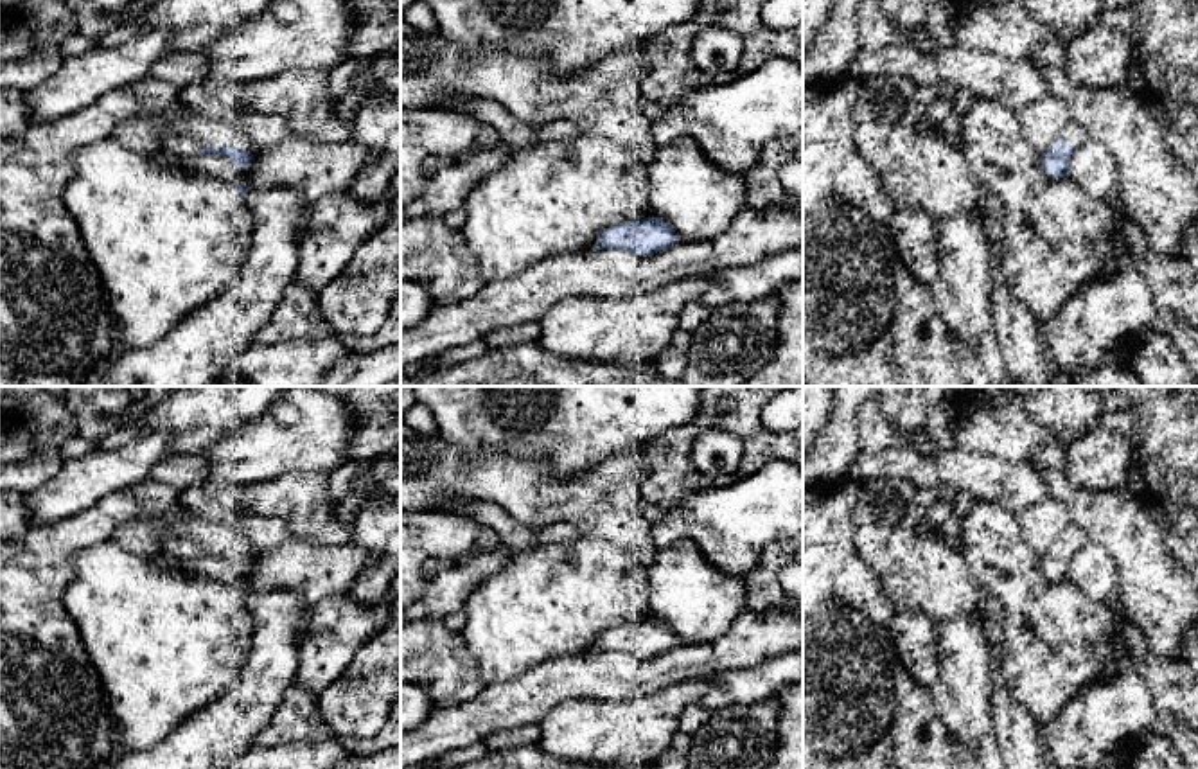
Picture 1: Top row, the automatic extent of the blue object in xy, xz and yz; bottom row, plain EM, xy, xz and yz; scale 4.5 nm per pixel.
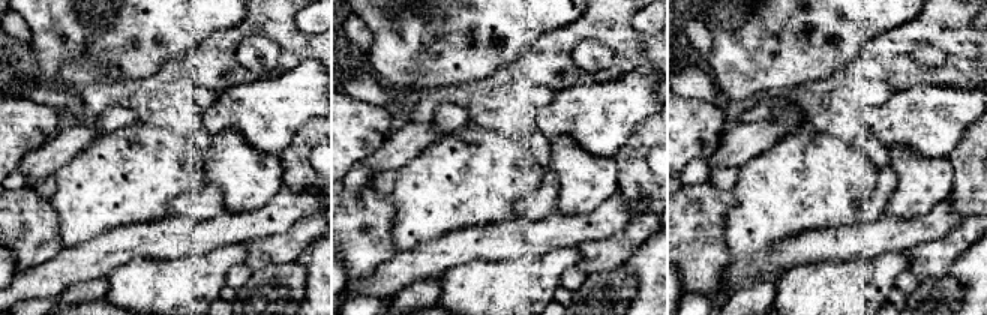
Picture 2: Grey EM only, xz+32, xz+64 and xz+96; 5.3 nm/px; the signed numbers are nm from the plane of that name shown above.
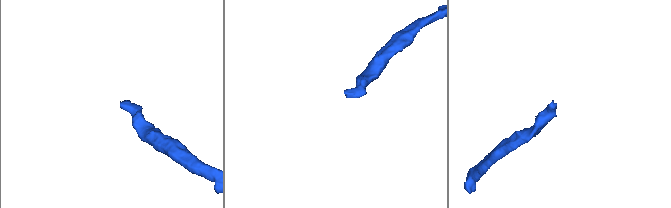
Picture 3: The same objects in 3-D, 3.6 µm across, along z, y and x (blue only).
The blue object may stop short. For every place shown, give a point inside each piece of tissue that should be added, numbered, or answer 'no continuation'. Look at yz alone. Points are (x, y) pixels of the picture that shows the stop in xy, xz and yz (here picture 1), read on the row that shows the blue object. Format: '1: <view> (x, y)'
1: yz (1073, 135)

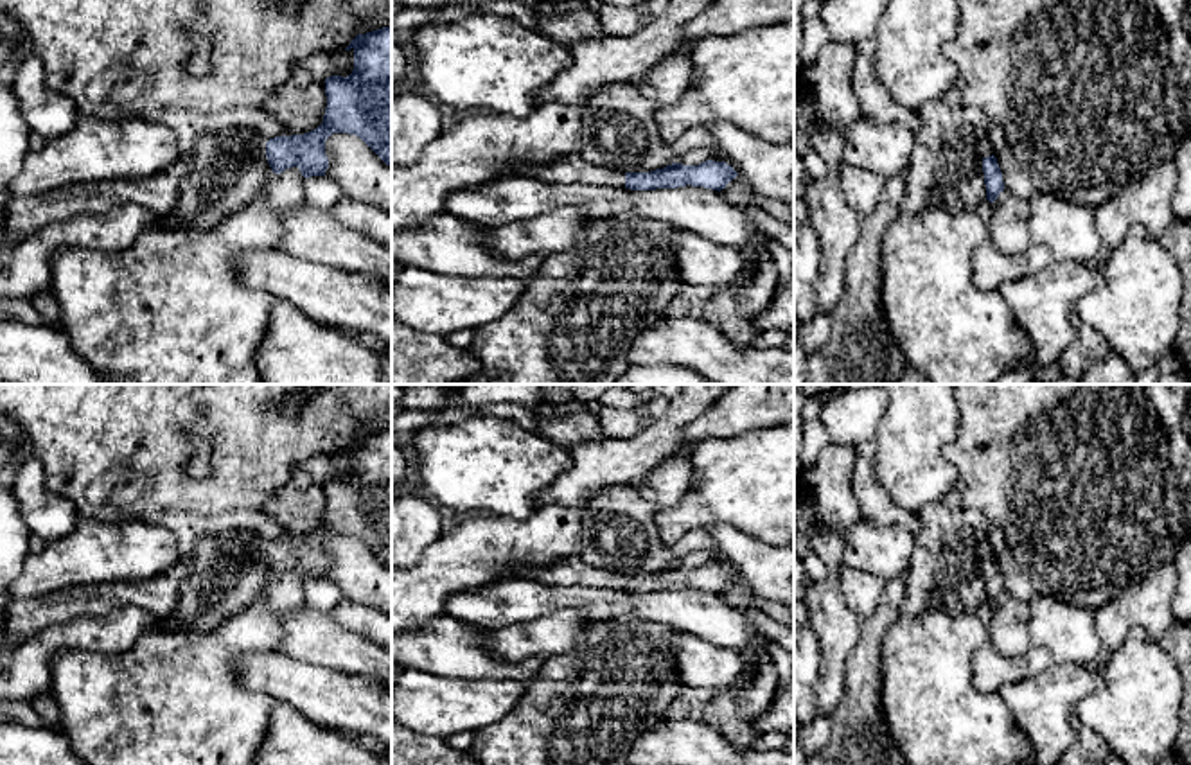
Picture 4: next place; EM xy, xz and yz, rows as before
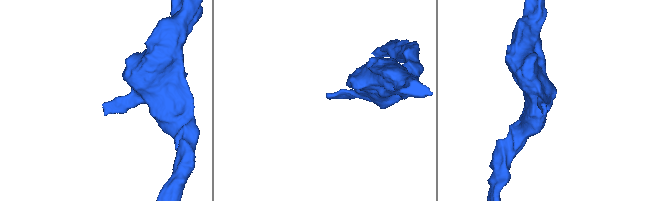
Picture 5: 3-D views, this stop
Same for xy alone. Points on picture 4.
no continuation

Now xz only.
1: xz (570, 169)

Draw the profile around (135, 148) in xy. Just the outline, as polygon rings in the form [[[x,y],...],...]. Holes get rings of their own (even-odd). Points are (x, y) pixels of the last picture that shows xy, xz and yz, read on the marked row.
[[[81,115],[70,131],[47,140],[38,151],[27,151],[23,167],[9,190],[18,198],[38,196],[79,183],[147,180],[169,171],[181,156],[176,136],[165,124],[153,122],[142,115],[113,120]]]

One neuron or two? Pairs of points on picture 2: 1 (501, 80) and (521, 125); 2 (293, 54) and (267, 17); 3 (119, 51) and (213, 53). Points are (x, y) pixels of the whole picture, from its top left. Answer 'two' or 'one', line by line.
1: one
2: one
3: two

